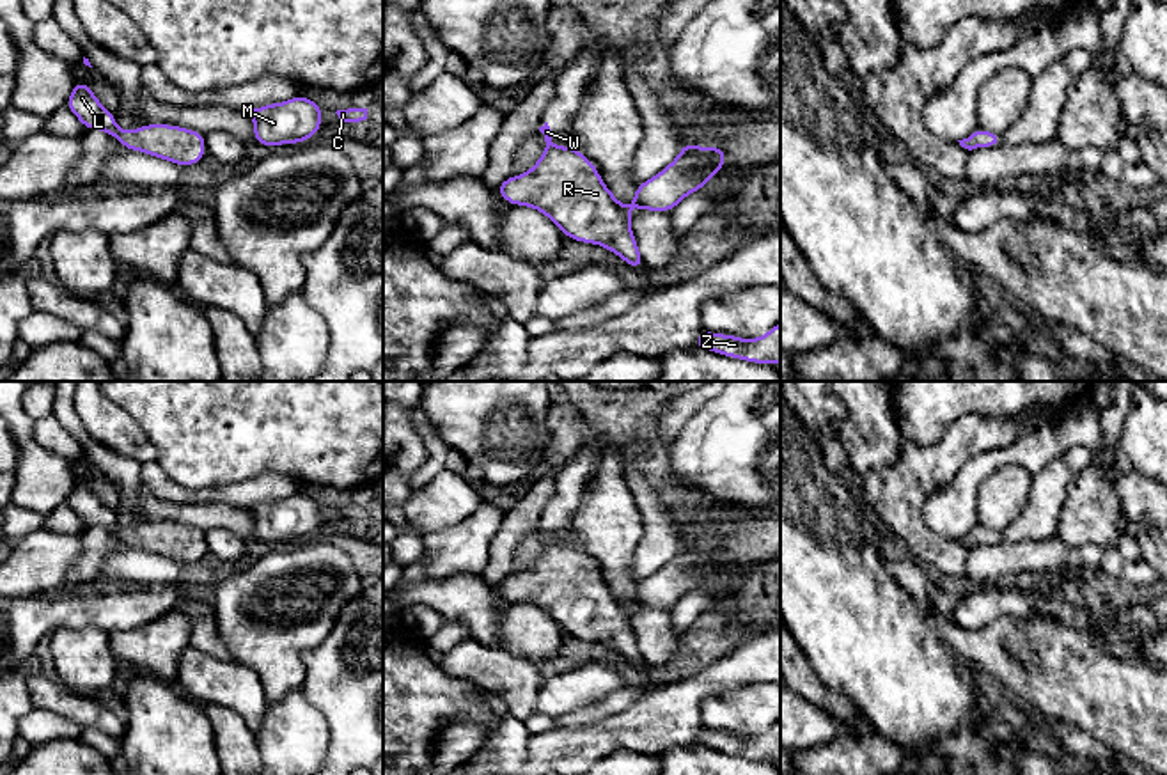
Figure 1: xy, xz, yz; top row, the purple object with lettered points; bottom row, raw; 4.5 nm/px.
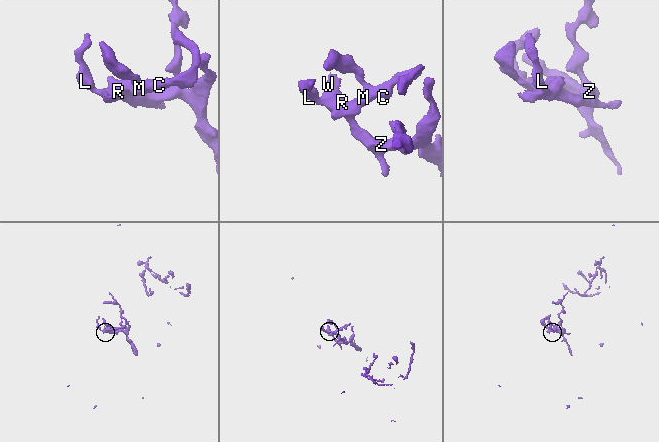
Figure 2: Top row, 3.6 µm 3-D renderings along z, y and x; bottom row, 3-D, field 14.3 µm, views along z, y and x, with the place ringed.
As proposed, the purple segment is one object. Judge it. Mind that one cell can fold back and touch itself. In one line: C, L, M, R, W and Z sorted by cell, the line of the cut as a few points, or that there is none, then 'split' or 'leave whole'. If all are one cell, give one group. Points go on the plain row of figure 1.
groups C L M R W Z; cut none; leave whole

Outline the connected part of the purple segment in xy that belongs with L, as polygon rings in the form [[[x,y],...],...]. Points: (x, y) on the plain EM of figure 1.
[[[89,479],[73,482],[66,504],[87,527],[106,528],[126,546],[147,550],[184,564],[206,555],[206,532],[199,528],[170,521],[145,521],[133,528],[121,527],[112,509],[90,489]]]

